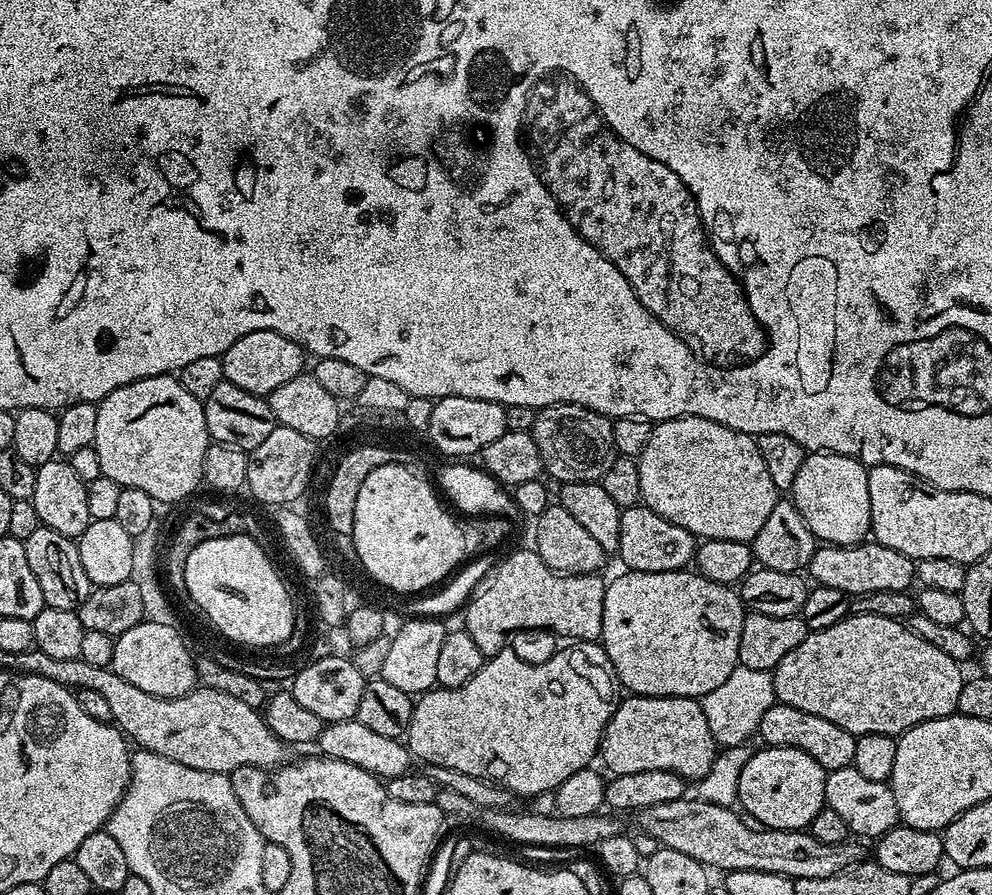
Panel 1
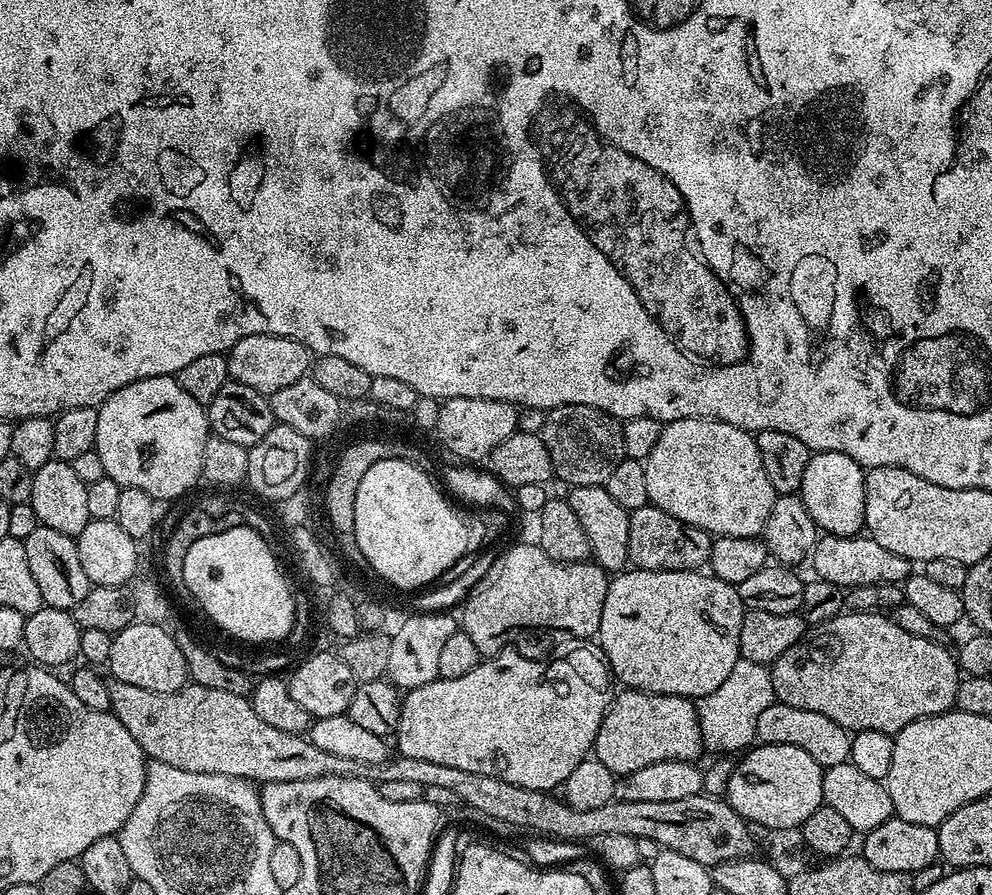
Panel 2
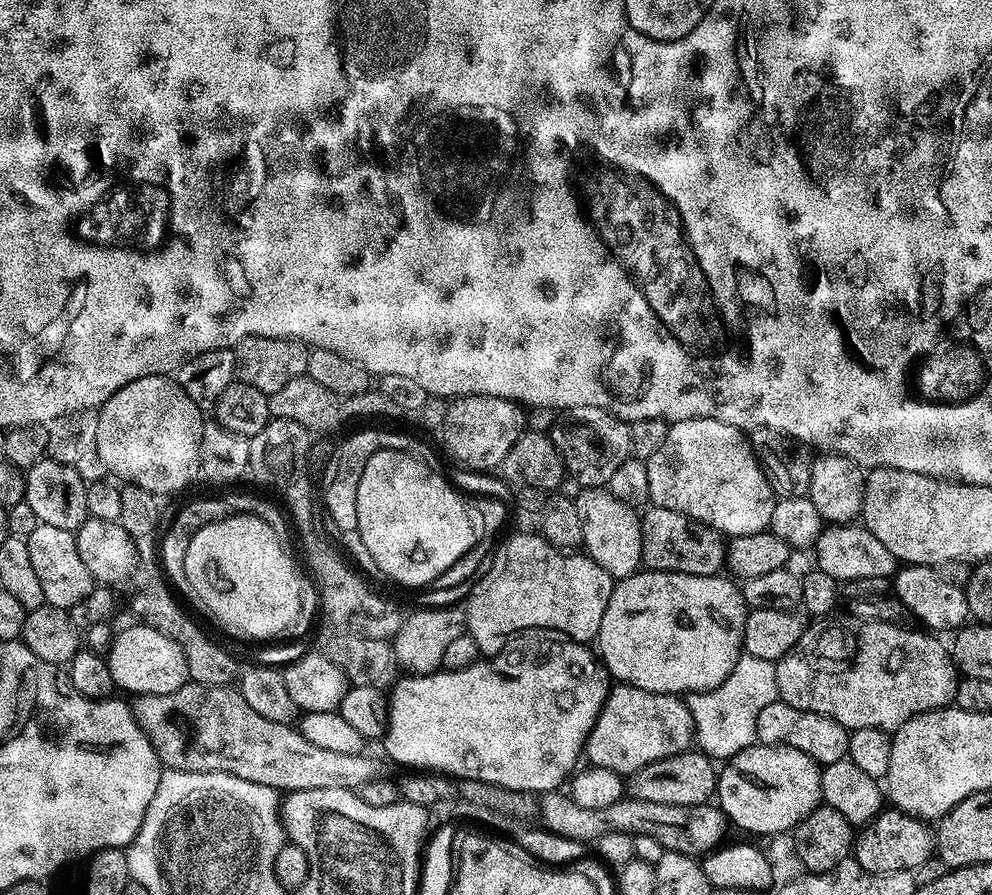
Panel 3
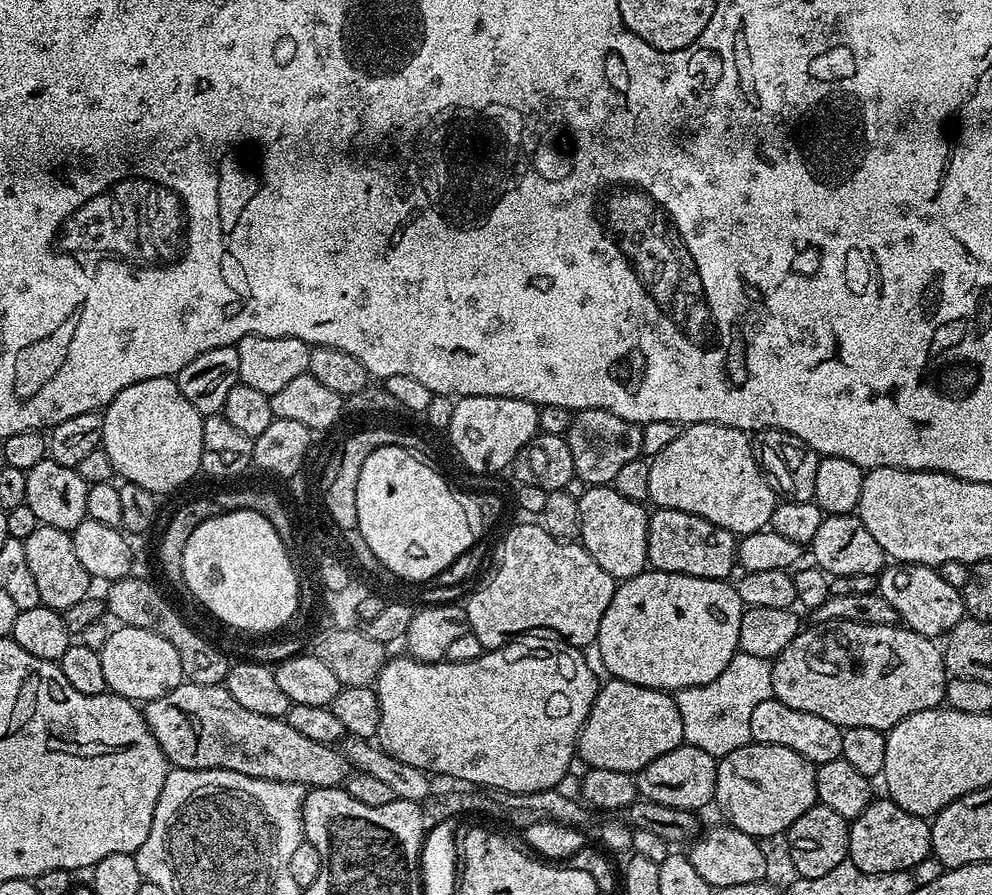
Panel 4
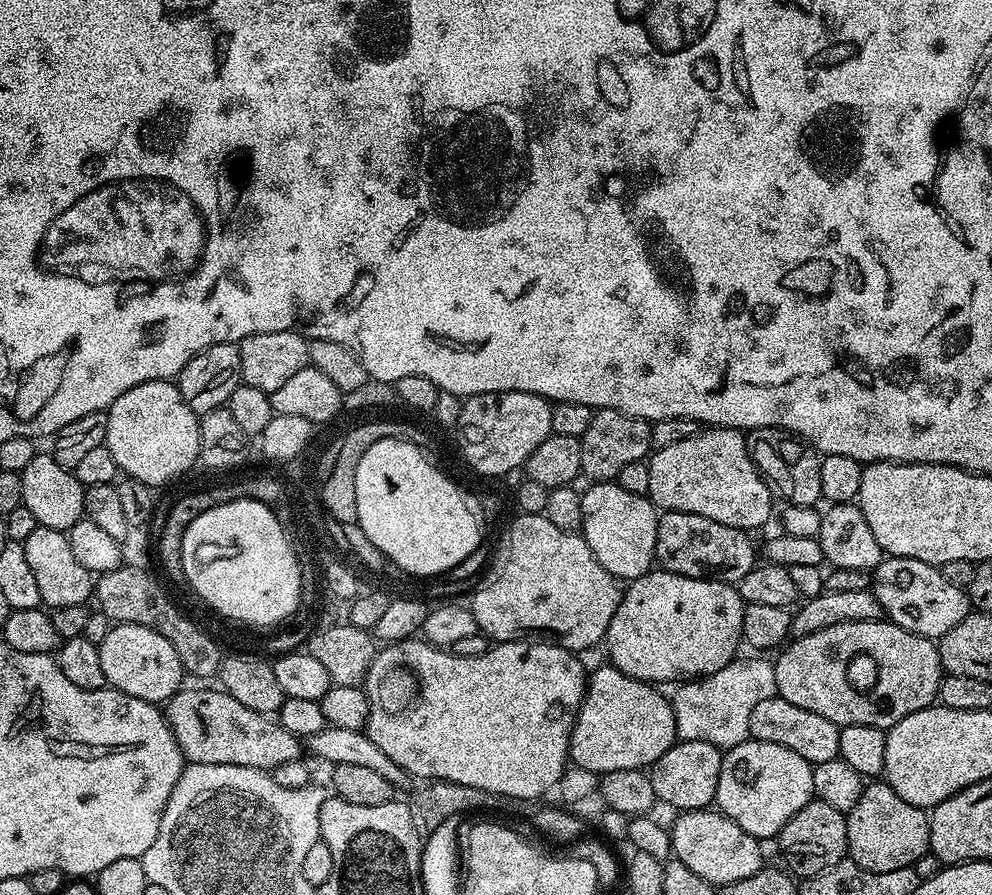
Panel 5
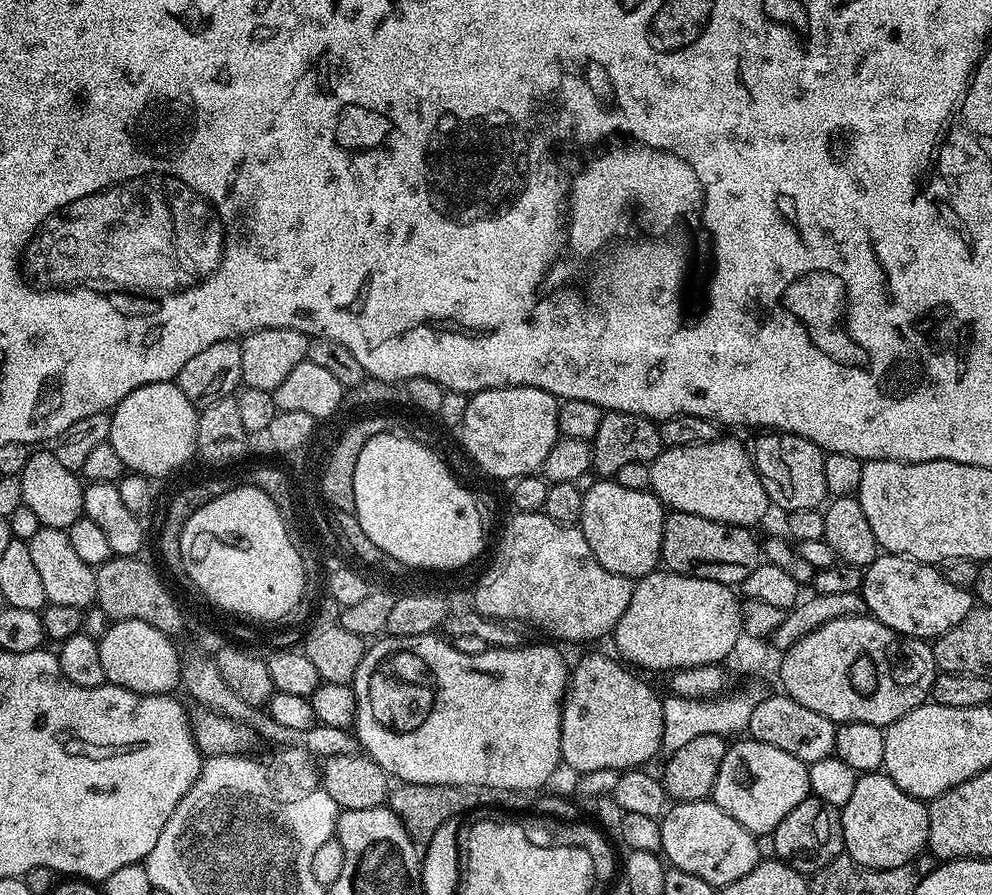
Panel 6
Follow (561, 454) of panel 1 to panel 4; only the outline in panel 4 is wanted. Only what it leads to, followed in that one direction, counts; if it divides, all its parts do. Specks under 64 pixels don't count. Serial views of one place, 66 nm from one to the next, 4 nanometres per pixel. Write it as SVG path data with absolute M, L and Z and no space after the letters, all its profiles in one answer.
M582 408L573 415L566 433L570 454L574 458L576 480L584 486L611 485L614 474L626 462L637 459L641 429L618 418L618 414L601 408Z

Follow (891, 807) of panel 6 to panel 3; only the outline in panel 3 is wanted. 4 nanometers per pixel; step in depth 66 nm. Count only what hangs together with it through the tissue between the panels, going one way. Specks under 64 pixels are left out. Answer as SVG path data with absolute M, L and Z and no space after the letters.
M881 810L870 823L859 829L854 840L854 858L870 874L894 874L895 872L915 873L922 862L926 862L934 854L934 832L925 821L899 810Z

